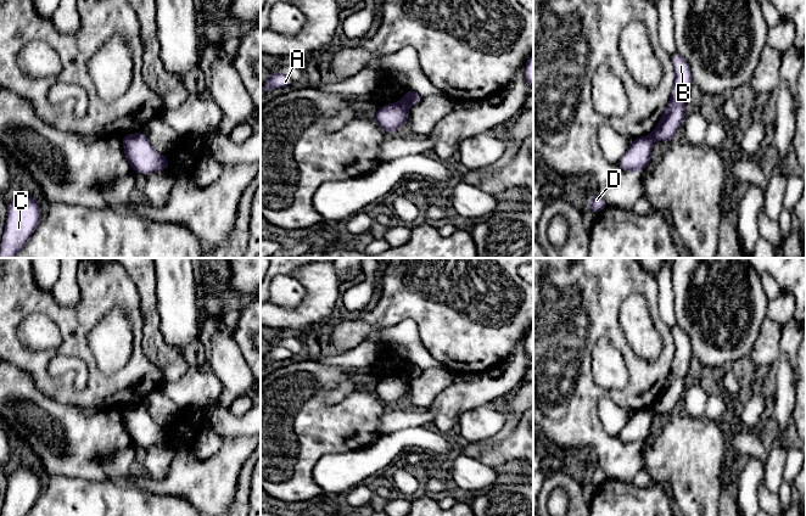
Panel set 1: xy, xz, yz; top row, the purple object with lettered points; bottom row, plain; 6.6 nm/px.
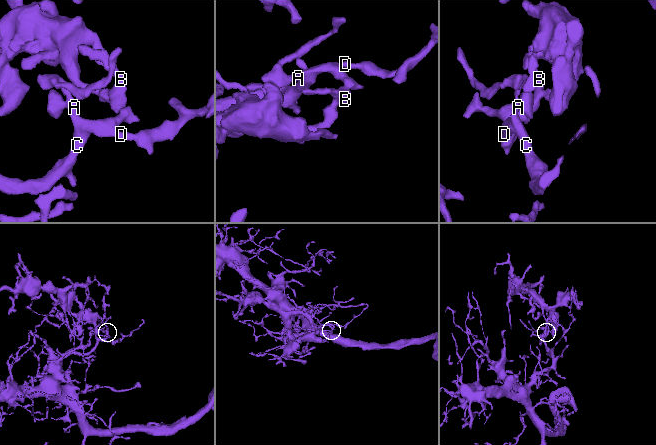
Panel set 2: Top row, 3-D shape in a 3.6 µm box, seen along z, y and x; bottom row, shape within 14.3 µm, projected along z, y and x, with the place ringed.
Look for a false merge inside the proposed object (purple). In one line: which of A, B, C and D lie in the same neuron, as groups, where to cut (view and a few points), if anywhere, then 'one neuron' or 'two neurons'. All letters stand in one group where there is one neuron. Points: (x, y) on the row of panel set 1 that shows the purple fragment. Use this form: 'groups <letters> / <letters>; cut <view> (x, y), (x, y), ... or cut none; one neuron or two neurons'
groups A C D / B; cut xz (398, 102), (407, 108); two neurons

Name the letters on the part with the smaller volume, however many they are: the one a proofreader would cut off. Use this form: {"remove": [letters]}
{"remove": ["B"]}

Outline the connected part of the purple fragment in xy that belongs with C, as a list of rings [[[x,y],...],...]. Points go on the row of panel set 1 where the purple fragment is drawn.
[[[18,192],[7,203],[7,219],[0,243],[0,258],[16,258],[17,253],[26,246],[41,220],[41,206],[27,192]]]

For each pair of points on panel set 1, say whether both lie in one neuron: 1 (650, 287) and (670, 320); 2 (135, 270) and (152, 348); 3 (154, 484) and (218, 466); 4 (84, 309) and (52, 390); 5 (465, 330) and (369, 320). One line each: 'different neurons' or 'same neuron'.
1: different neurons
2: same neuron
3: same neuron
4: same neuron
5: same neuron

